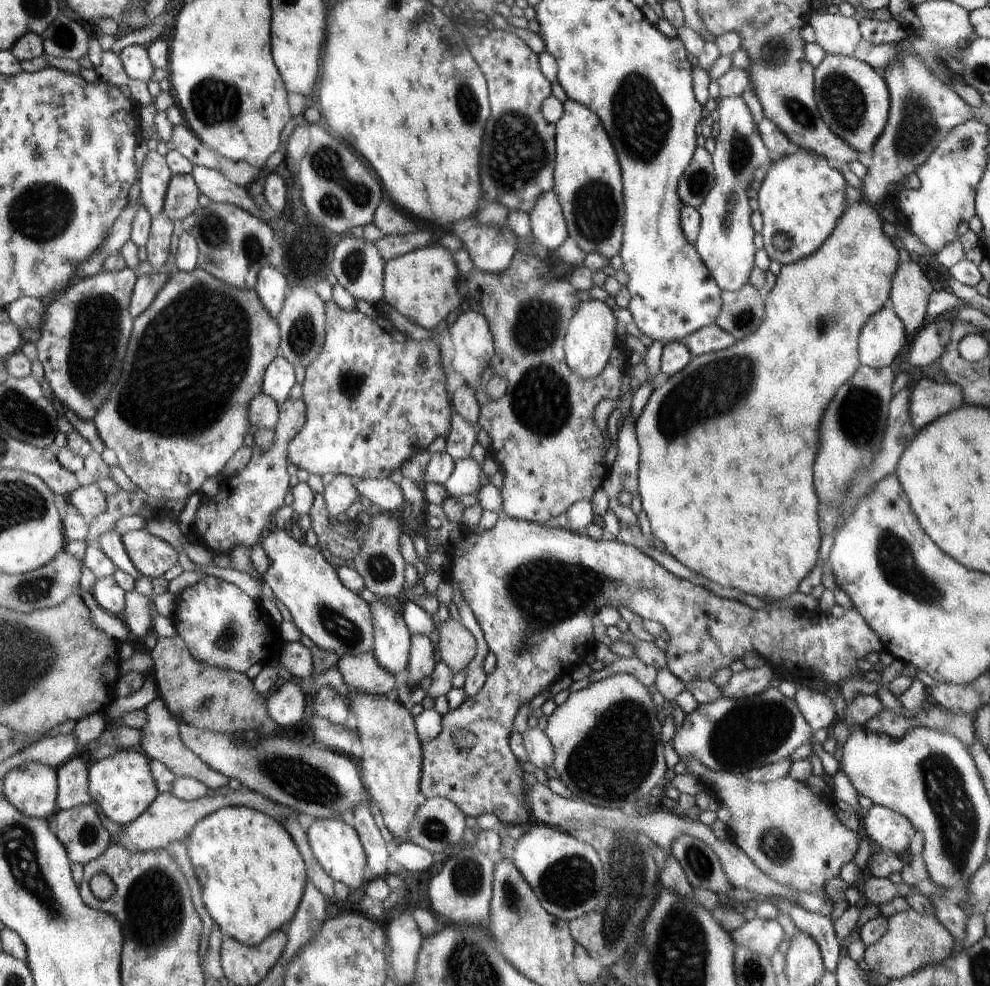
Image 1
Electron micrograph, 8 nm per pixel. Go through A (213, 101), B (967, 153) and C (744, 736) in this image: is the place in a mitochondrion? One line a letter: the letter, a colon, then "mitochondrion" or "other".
A: mitochondrion
B: other
C: mitochondrion

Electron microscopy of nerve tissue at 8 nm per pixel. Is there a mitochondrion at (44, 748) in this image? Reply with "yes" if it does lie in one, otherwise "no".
no

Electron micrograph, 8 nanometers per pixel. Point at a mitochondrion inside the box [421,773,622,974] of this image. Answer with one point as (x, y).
(568, 883)

